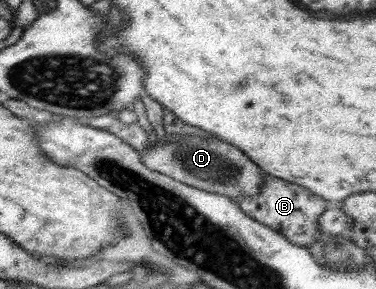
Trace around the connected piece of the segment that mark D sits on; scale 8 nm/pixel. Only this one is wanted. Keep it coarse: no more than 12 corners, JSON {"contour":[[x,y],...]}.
{"contour":[[166,133],[140,151],[151,171],[258,197],[264,171],[218,137]]}

